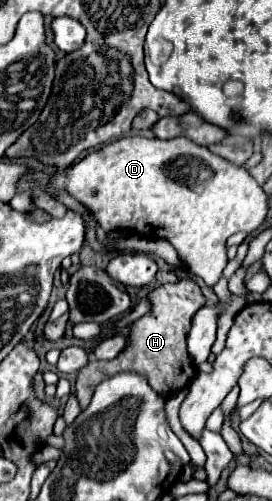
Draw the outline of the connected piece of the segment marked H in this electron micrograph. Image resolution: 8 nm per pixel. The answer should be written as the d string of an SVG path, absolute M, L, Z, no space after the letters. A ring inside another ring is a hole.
M180 279L176 283L160 285L154 291L150 291L148 301L150 301L152 309L144 317L134 321L130 335L128 335L128 345L124 347L124 351L120 351L120 355L110 361L88 363L78 373L76 399L82 409L86 409L90 405L92 393L98 383L120 371L140 371L140 375L148 375L152 389L164 399L186 389L192 383L192 379L196 377L196 367L186 349L186 335L190 331L190 321L192 321L194 313L198 309L202 309L206 303L206 297L202 295L200 287L190 279Z

